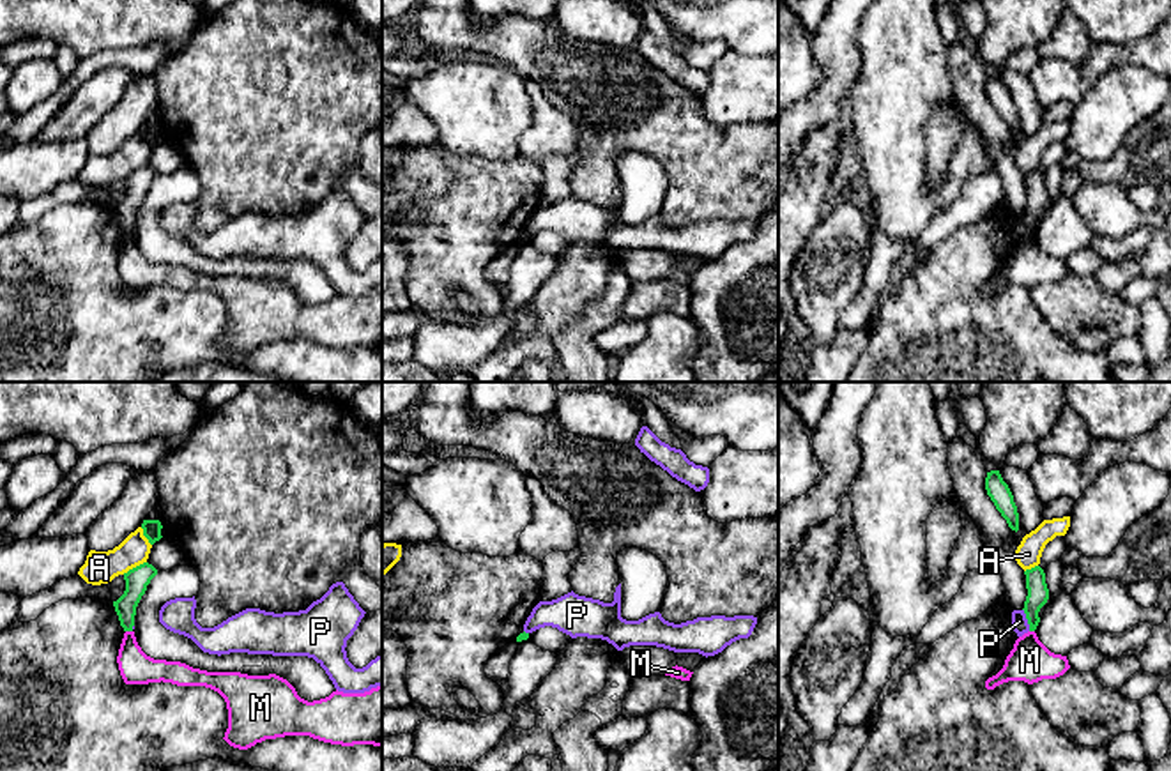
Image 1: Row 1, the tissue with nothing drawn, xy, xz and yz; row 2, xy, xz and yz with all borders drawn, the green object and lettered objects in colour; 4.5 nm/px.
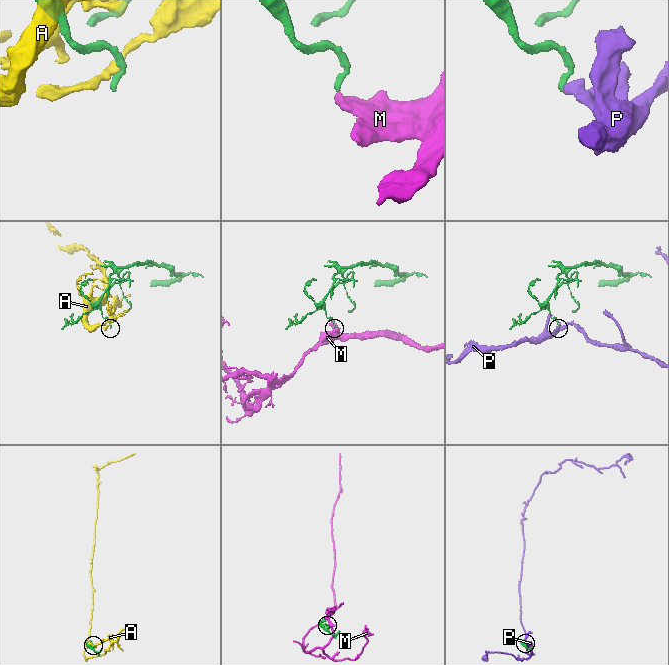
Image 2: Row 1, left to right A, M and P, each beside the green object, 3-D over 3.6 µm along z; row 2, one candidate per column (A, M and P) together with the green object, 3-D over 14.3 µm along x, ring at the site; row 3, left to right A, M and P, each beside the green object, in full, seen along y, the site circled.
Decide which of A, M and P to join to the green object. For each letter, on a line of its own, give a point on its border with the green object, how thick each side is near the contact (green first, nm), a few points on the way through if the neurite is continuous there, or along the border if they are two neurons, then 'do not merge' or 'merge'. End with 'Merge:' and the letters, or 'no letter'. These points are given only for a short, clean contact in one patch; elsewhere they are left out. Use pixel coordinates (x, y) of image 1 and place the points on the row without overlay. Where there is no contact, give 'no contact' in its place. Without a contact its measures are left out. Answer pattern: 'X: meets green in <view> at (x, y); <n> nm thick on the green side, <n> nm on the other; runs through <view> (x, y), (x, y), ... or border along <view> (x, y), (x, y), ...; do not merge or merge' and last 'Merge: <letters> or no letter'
A: meets green in xy at (133, 172); 110 nm thick on the green side, 140 nm on the other; do not merge
M: meets green in xy at (130, 234); 110 nm thick on the green side, 150 nm on the other; border along xy (126, 234), (131, 236); do not merge
P: meets green in yz at (1028, 223); 100 nm thick on the green side, 70 nm on the other; border along yz (1023, 213), (1030, 234); do not merge
Merge: no letter

